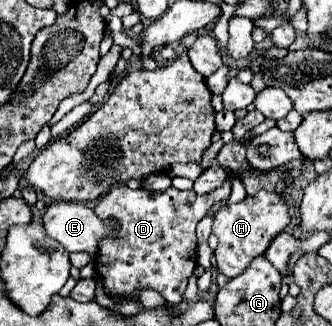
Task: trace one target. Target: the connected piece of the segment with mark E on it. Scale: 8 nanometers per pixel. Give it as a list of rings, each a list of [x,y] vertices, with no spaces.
[[[51,202],[43,212],[43,226],[67,252],[88,252],[93,262],[99,240],[117,230],[115,222],[103,224],[79,202]]]

